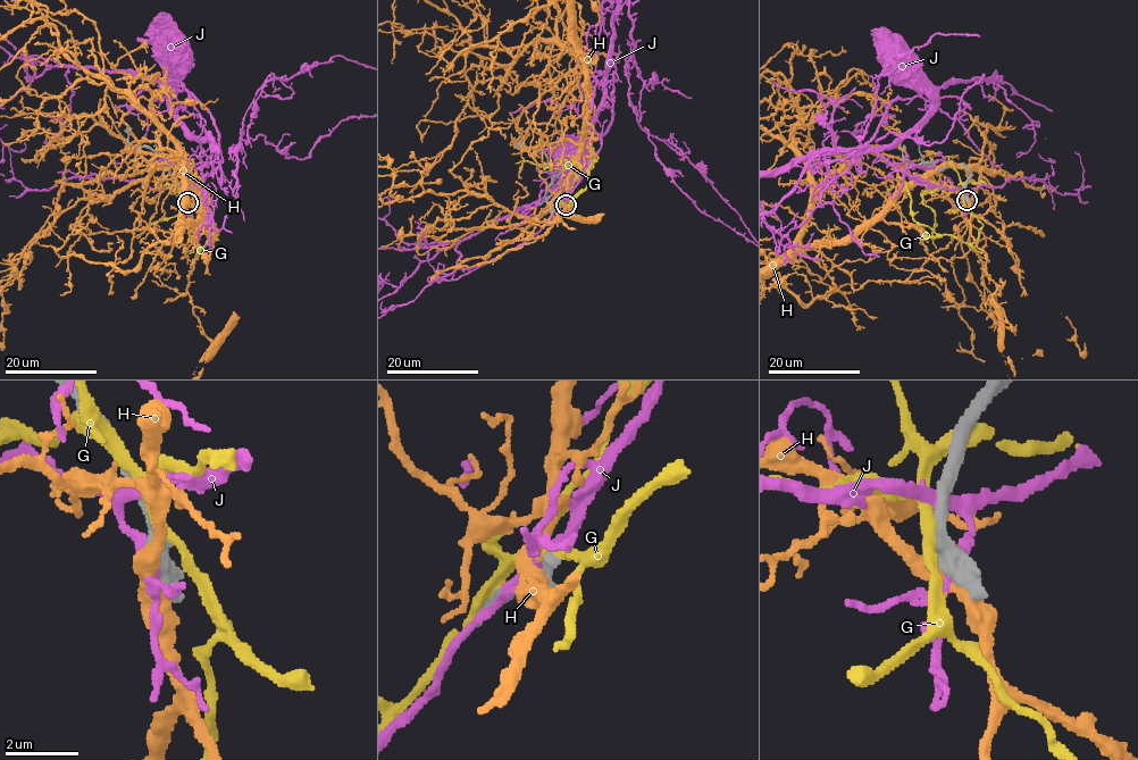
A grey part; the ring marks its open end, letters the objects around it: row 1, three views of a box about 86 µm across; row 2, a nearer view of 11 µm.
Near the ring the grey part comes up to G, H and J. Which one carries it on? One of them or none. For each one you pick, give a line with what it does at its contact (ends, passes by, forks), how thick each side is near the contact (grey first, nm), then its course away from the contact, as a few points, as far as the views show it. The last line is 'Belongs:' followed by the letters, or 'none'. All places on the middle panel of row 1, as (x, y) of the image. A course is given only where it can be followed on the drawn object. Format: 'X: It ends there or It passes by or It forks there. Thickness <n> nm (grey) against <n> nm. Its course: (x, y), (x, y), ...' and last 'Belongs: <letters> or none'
Belongs: none

